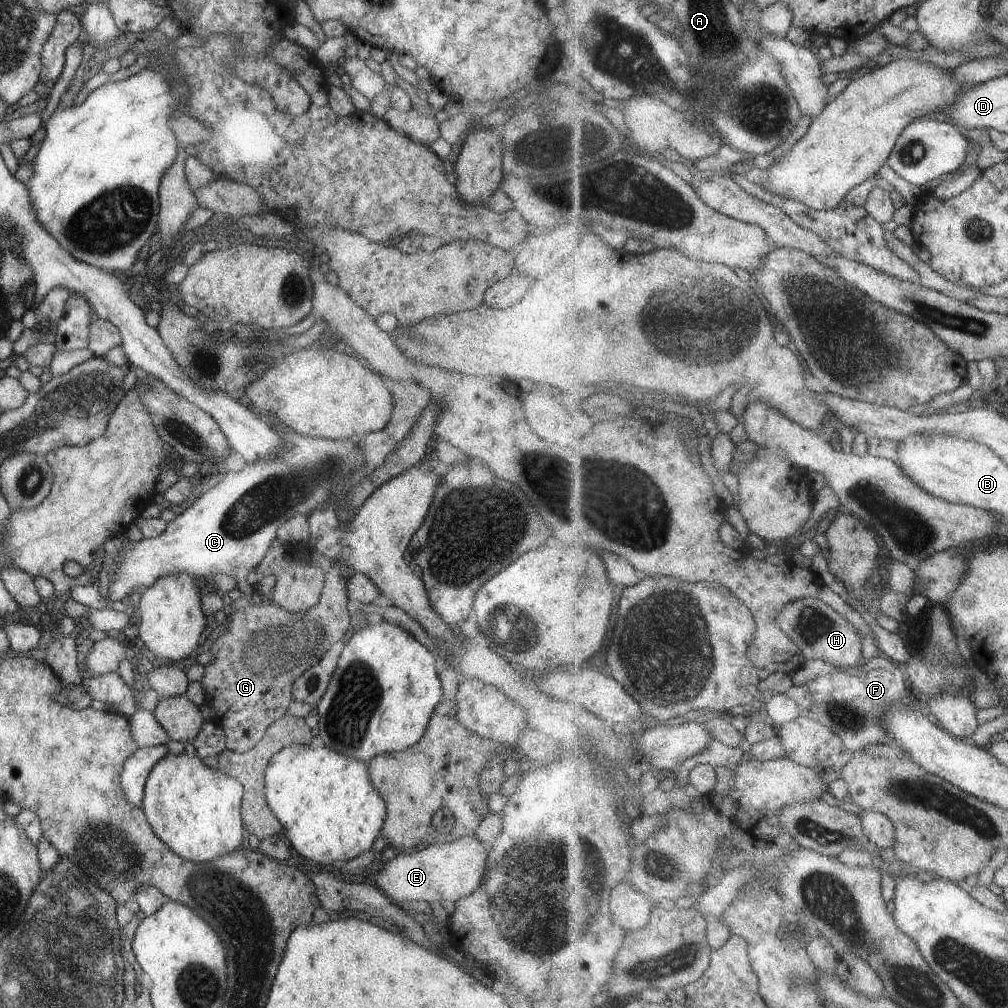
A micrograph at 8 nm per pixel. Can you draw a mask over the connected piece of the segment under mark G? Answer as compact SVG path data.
M332 563L330 570L324 573L324 583L317 604L302 614L286 612L277 605L253 605L241 608L229 616L223 634L210 646L213 662L204 666L201 686L205 691L206 704L215 714L214 720L223 729L225 746L231 752L248 751L264 735L265 729L278 718L286 714L285 709L292 701L293 681L311 665L317 664L319 657L334 642L346 637L350 626L346 597L346 581L341 578L341 569L347 569L338 563Z

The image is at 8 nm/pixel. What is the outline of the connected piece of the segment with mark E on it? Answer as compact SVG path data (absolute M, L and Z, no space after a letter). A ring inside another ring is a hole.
M459 837L448 843L433 843L417 852L398 853L383 870L379 870L380 866L371 867L366 872L367 880L377 885L397 905L405 900L424 900L429 903L447 899L455 902L468 897L478 887L486 870L487 854L487 847L477 837Z

